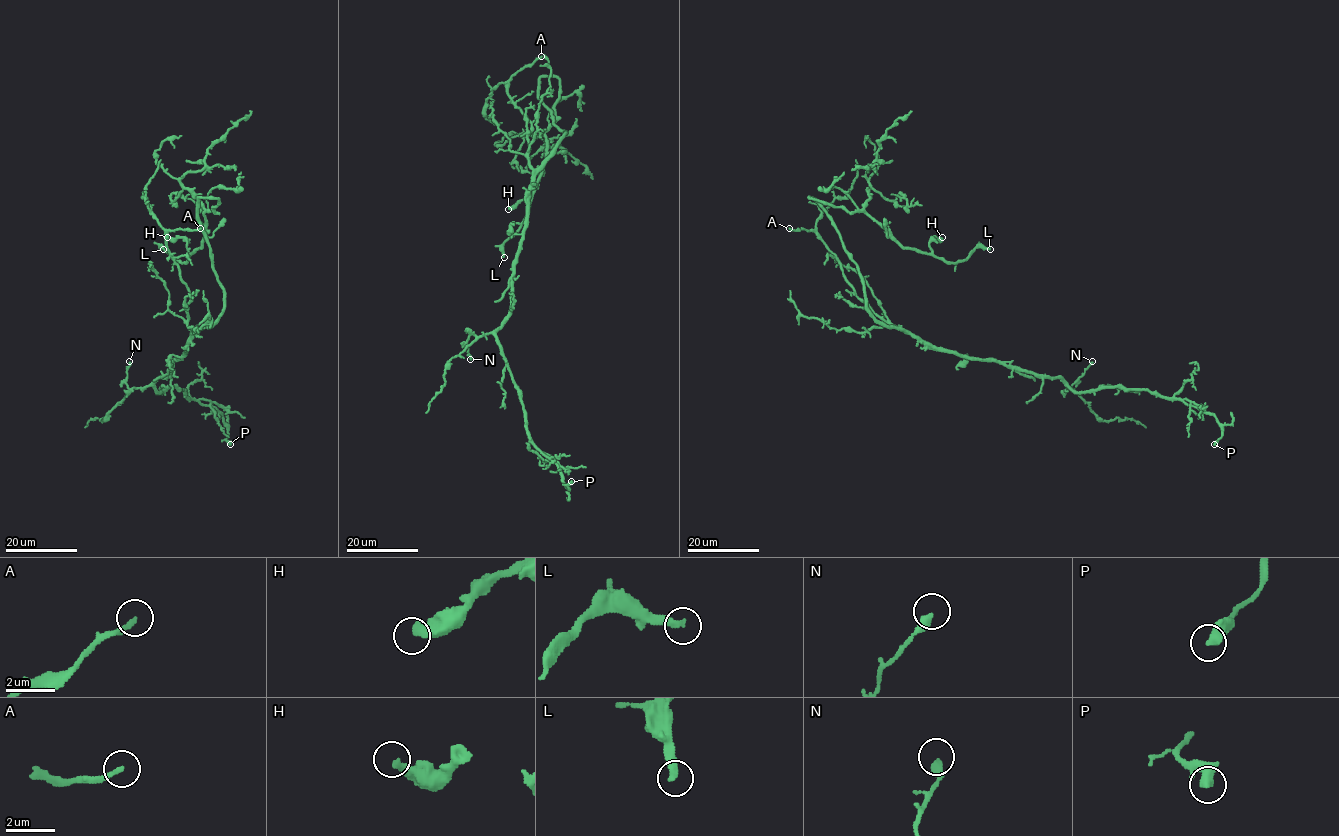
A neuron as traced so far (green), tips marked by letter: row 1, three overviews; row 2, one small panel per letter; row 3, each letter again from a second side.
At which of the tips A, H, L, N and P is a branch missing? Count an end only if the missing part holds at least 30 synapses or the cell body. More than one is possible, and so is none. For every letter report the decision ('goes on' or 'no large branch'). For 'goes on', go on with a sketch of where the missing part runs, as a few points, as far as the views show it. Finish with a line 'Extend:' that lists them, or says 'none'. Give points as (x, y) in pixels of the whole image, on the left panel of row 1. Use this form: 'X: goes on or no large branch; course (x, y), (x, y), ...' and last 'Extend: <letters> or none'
A: no large branch
H: goes on; course (167, 237), (146, 216), (137, 216), (131, 222)
L: goes on; course (163, 249), (176, 266), (175, 271), (177, 267), (177, 271), (185, 275)
N: no large branch
P: no large branch
Extend: H, L

